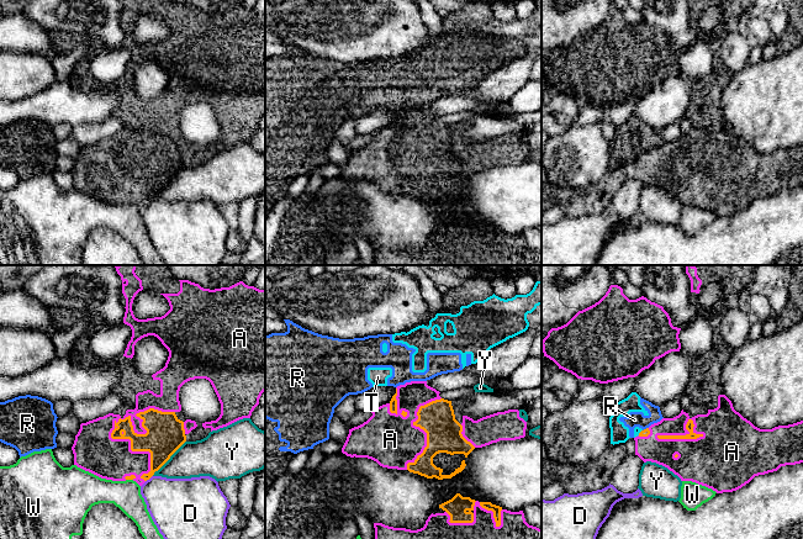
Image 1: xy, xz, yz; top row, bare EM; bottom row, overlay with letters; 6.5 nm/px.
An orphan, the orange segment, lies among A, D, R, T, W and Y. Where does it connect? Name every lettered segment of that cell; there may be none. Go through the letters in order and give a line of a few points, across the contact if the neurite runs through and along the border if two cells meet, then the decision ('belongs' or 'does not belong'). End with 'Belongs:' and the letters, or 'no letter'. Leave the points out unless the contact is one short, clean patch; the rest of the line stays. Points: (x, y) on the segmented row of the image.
A: belongs
D: does not belong
R: does not belong
T: yz (642, 429), (638, 434) | does not belong
W: xy (126, 479), (132, 480) | does not belong
Y: does not belong
Belongs: A

